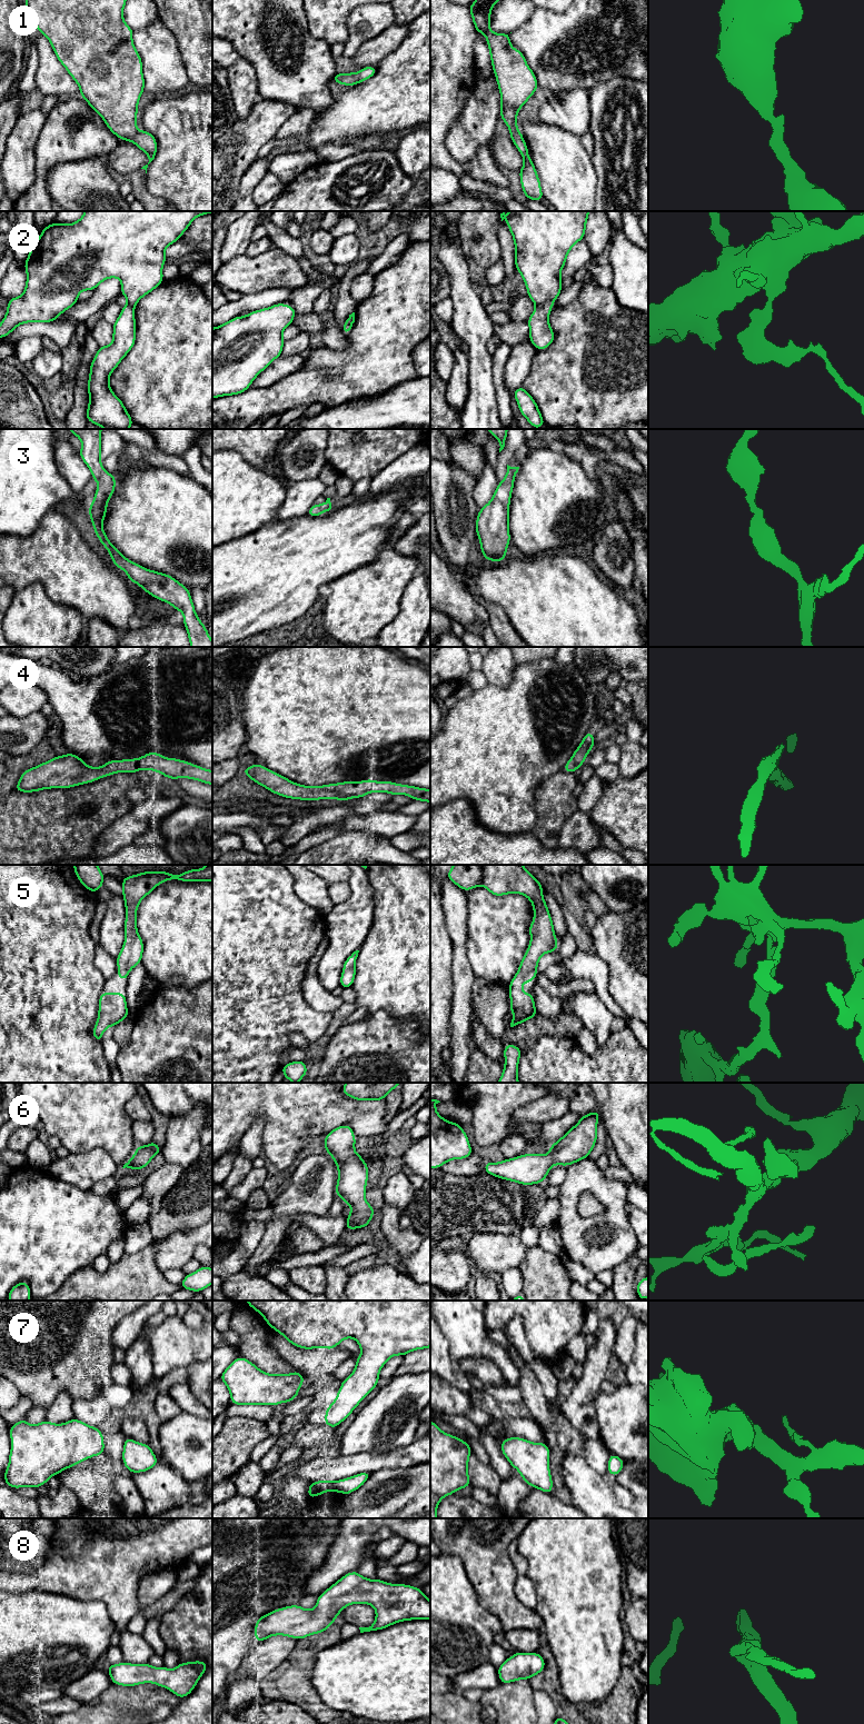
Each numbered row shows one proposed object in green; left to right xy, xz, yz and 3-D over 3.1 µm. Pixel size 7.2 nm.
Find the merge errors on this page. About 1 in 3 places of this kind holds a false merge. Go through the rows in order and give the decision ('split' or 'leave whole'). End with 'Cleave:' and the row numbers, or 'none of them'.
1: leave whole
2: split
3: leave whole
4: leave whole
5: leave whole
6: leave whole
7: leave whole
8: leave whole
Cleave: 2

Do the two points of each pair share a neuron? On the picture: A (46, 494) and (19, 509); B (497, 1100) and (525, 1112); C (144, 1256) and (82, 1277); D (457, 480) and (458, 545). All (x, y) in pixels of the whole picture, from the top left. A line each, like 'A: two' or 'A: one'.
A: one
B: two
C: one
D: one

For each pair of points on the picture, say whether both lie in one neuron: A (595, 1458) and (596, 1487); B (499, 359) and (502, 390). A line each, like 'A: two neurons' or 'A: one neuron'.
A: two neurons
B: one neuron

